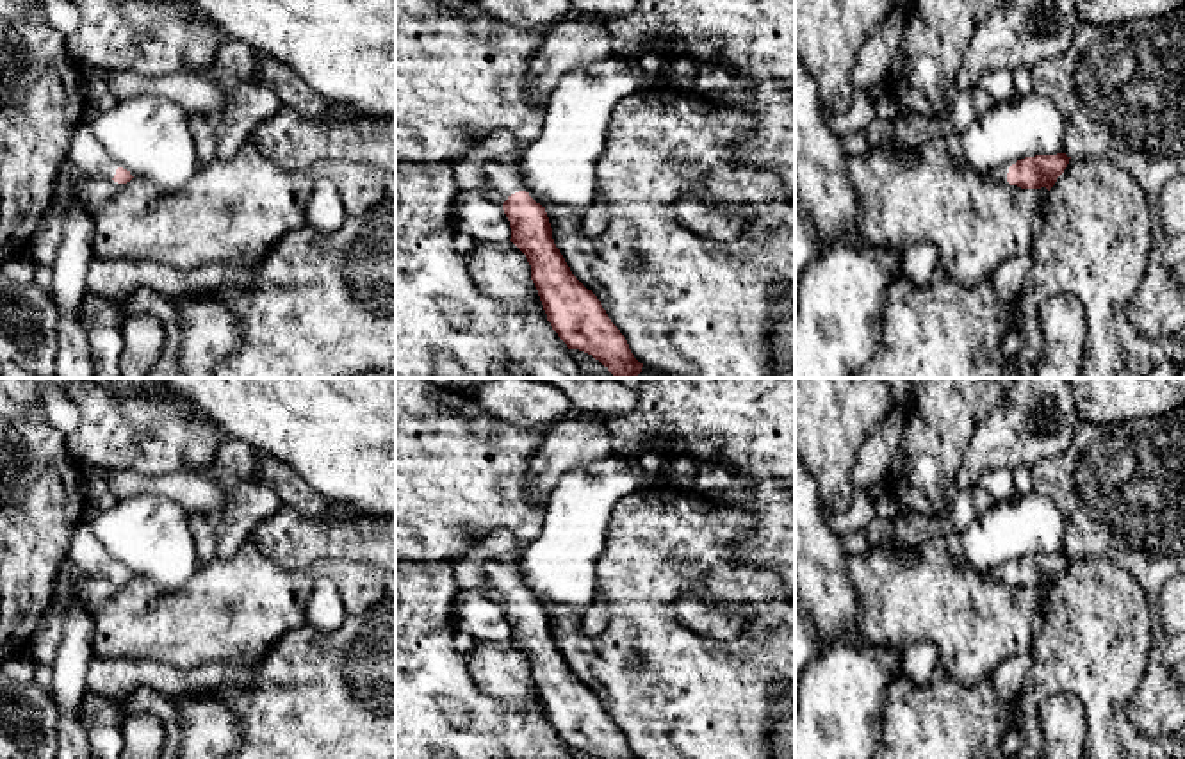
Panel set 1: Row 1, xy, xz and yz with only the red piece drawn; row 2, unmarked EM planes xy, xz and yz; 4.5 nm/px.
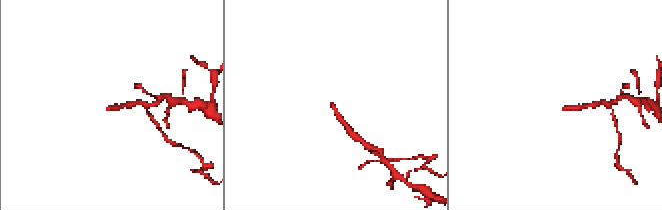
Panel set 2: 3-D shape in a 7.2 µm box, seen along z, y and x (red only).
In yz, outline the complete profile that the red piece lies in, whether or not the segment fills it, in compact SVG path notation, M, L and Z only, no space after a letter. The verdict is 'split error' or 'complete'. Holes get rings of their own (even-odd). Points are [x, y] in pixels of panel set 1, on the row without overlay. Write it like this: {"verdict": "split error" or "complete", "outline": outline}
{"verdict": "split error", "outline": "M1066 552L1025 556L1009 568L996 567L989 570L987 575L1000 581L1007 579L1010 584L1017 584L1021 588L1046 586L1050 590L1067 567L1069 558L1071 556Z"}

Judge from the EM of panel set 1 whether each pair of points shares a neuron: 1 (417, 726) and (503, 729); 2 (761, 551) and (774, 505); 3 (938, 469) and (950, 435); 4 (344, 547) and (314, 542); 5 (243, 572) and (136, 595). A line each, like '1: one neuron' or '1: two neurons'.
1: one neuron
2: one neuron
3: one neuron
4: one neuron
5: one neuron

